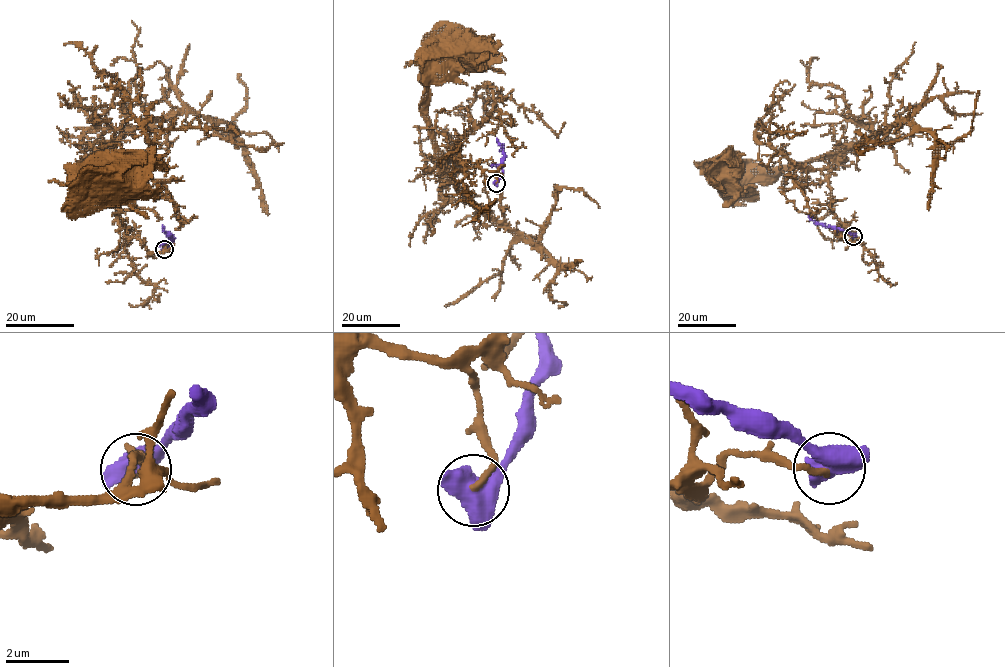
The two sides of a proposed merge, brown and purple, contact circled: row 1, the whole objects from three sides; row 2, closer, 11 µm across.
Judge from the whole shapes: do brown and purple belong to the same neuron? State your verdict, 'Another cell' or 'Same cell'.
Another cell

